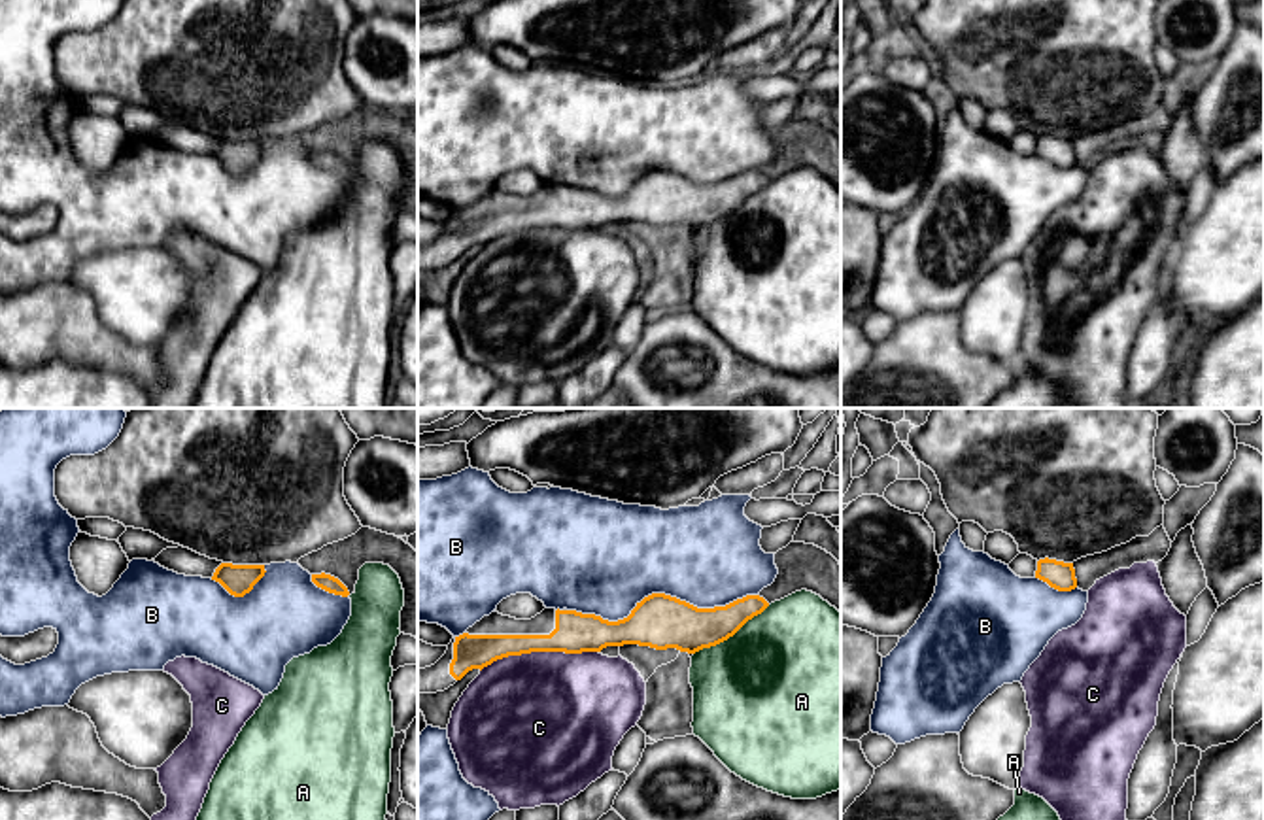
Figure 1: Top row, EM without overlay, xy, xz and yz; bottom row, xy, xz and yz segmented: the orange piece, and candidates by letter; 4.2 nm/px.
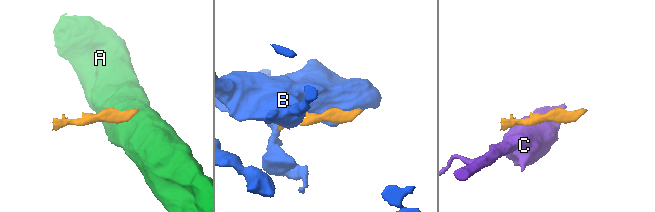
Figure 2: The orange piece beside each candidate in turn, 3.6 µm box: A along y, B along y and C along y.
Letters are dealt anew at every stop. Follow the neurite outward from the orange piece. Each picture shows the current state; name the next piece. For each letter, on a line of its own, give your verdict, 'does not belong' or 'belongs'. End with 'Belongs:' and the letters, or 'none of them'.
A: does not belong
B: does not belong
C: does not belong
Belongs: none of them

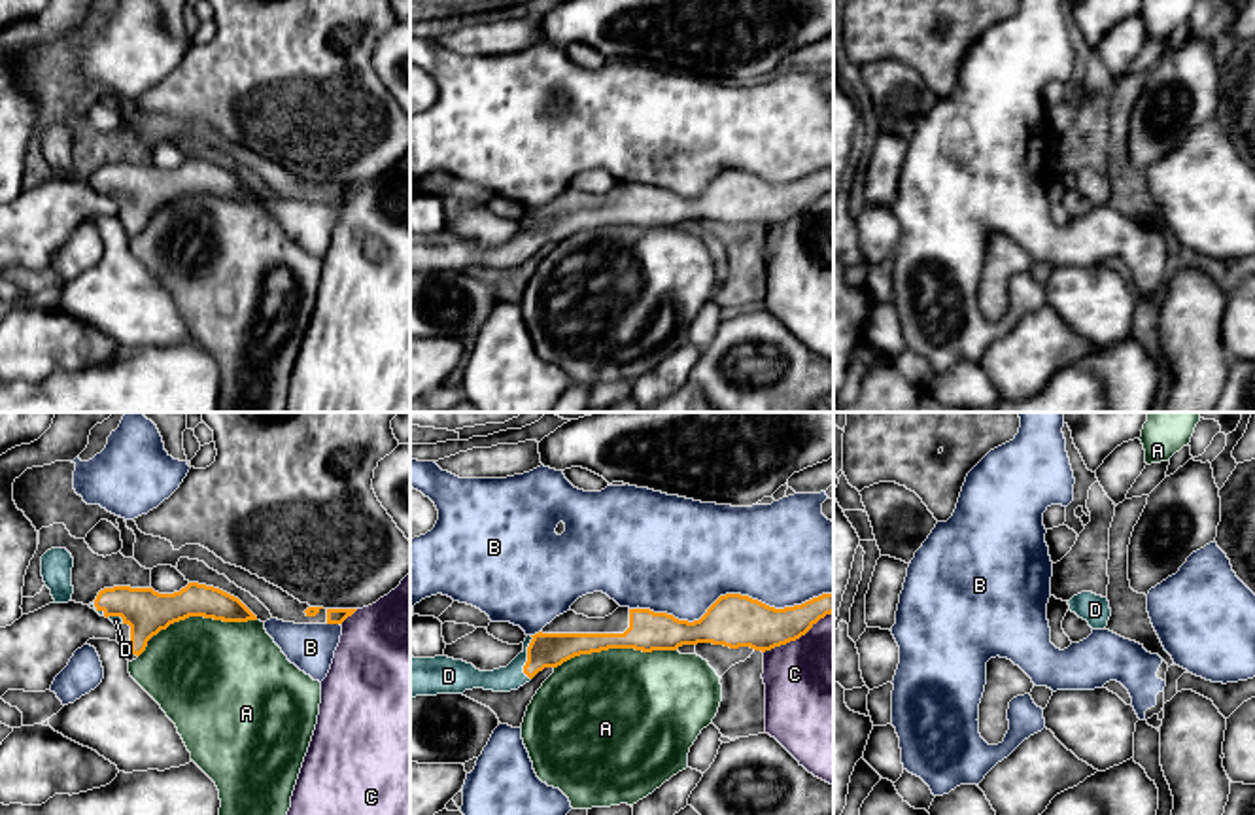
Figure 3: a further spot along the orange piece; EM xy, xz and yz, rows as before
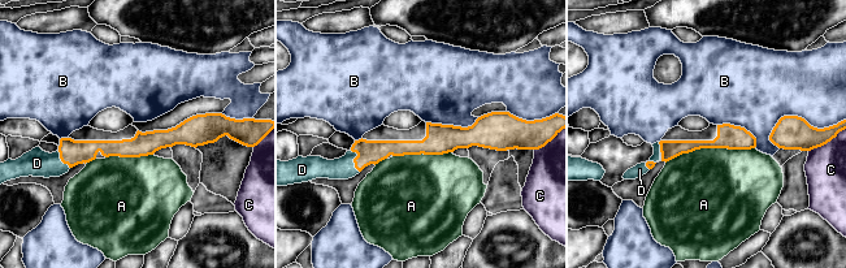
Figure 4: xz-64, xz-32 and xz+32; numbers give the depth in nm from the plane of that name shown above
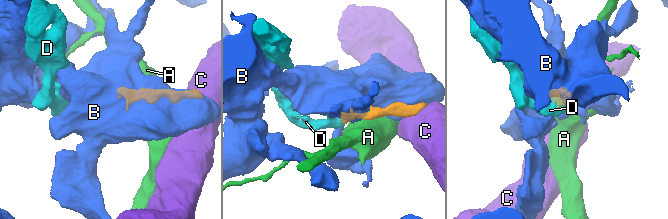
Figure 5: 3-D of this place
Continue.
A: does not belong
B: does not belong
C: does not belong
D: belongs
Belongs: D

